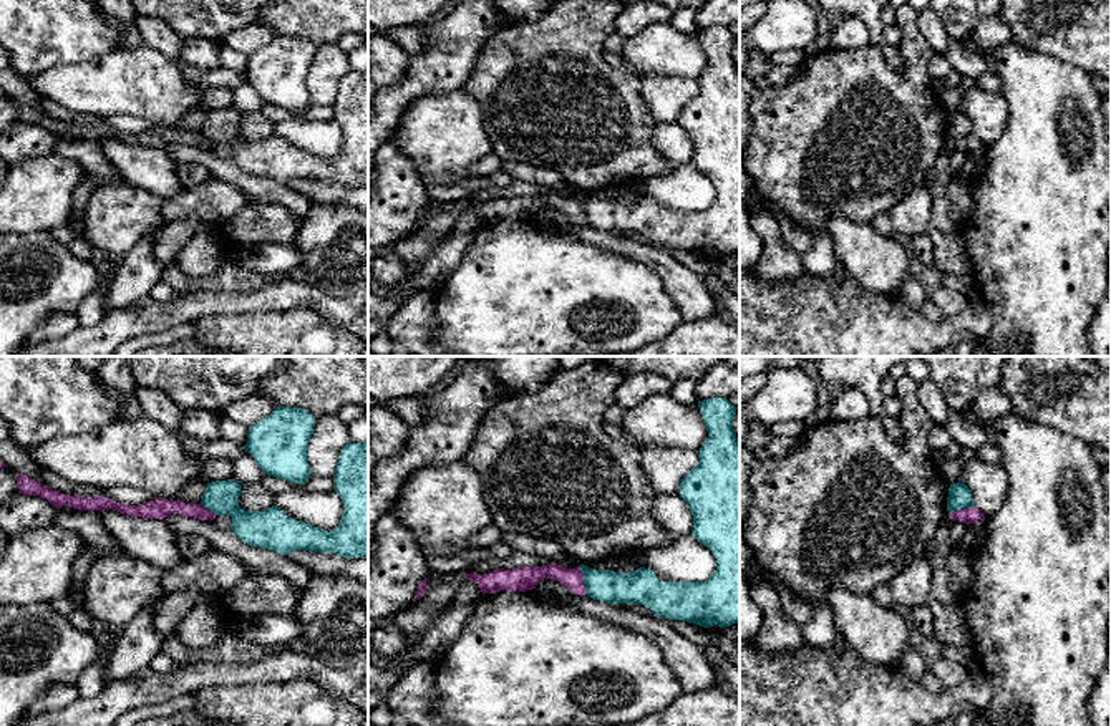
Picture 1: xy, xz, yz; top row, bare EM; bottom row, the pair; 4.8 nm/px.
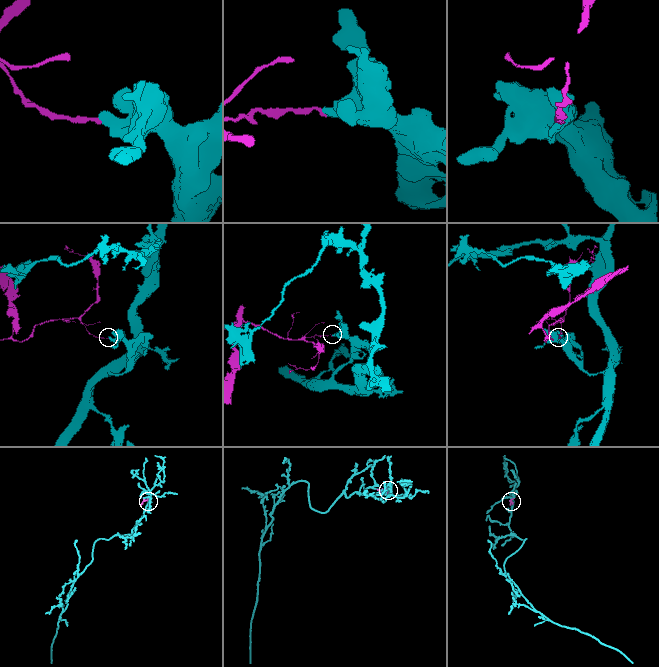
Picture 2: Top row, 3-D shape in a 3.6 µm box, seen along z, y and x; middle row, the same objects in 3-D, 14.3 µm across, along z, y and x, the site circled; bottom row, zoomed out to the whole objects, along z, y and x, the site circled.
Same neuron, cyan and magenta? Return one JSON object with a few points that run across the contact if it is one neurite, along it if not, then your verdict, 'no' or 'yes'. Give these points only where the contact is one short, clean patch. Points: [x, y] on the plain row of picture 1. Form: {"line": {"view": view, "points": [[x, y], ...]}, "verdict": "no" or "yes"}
{"line": {"view": "xz", "points": [[579, 196], [587, 222]]}, "verdict": "no"}

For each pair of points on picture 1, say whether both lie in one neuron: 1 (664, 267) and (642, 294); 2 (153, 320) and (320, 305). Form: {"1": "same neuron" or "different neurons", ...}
{"1": "different neurons", "2": "same neuron"}

